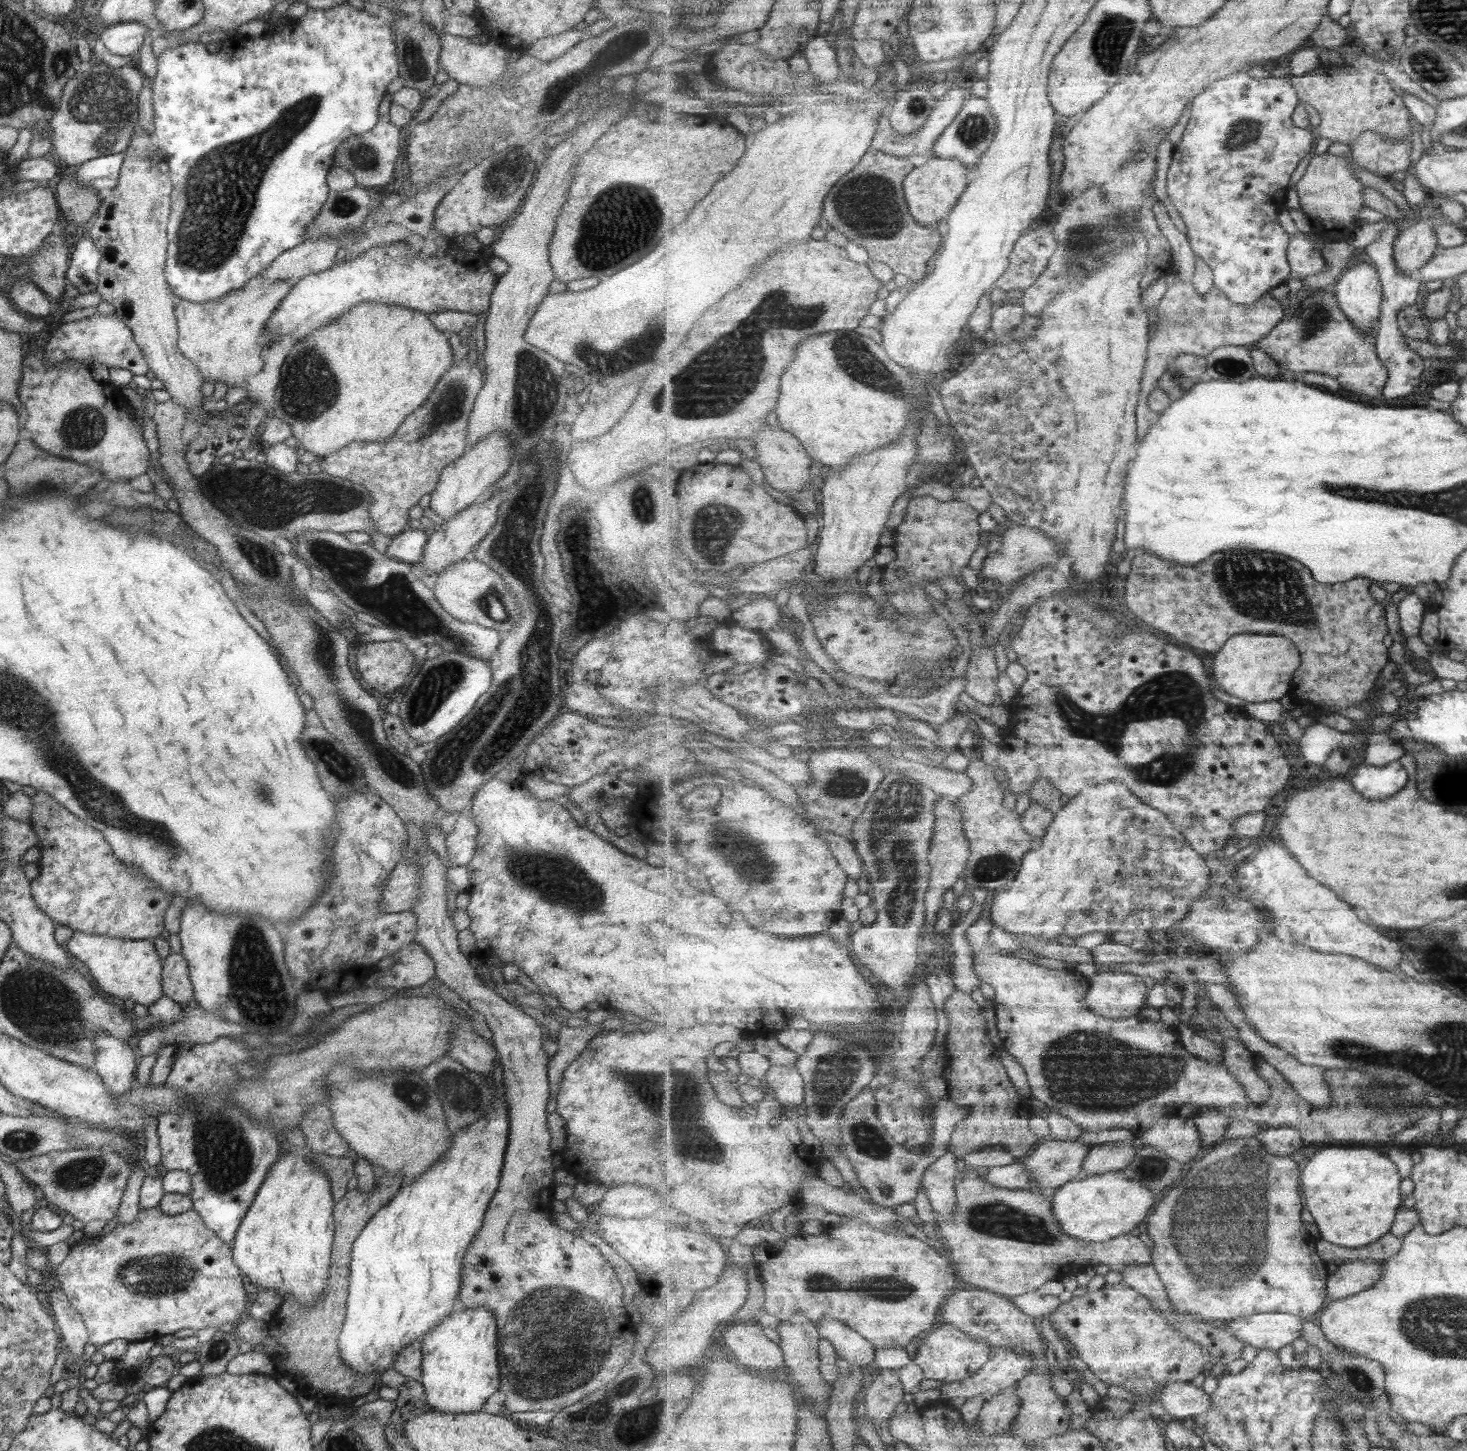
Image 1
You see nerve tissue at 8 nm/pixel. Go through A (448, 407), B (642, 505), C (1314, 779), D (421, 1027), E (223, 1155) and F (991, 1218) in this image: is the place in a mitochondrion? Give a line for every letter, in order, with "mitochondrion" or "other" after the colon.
A: mitochondrion
B: mitochondrion
C: other
D: other
E: mitochondrion
F: mitochondrion

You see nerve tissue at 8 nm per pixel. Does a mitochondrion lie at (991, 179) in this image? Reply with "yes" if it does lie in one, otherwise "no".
no

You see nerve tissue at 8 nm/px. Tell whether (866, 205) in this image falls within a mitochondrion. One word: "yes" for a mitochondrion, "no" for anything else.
yes

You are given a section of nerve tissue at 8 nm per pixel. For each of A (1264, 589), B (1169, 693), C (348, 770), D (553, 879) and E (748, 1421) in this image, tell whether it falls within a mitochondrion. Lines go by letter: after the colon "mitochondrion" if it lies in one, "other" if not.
A: mitochondrion
B: mitochondrion
C: mitochondrion
D: mitochondrion
E: other

